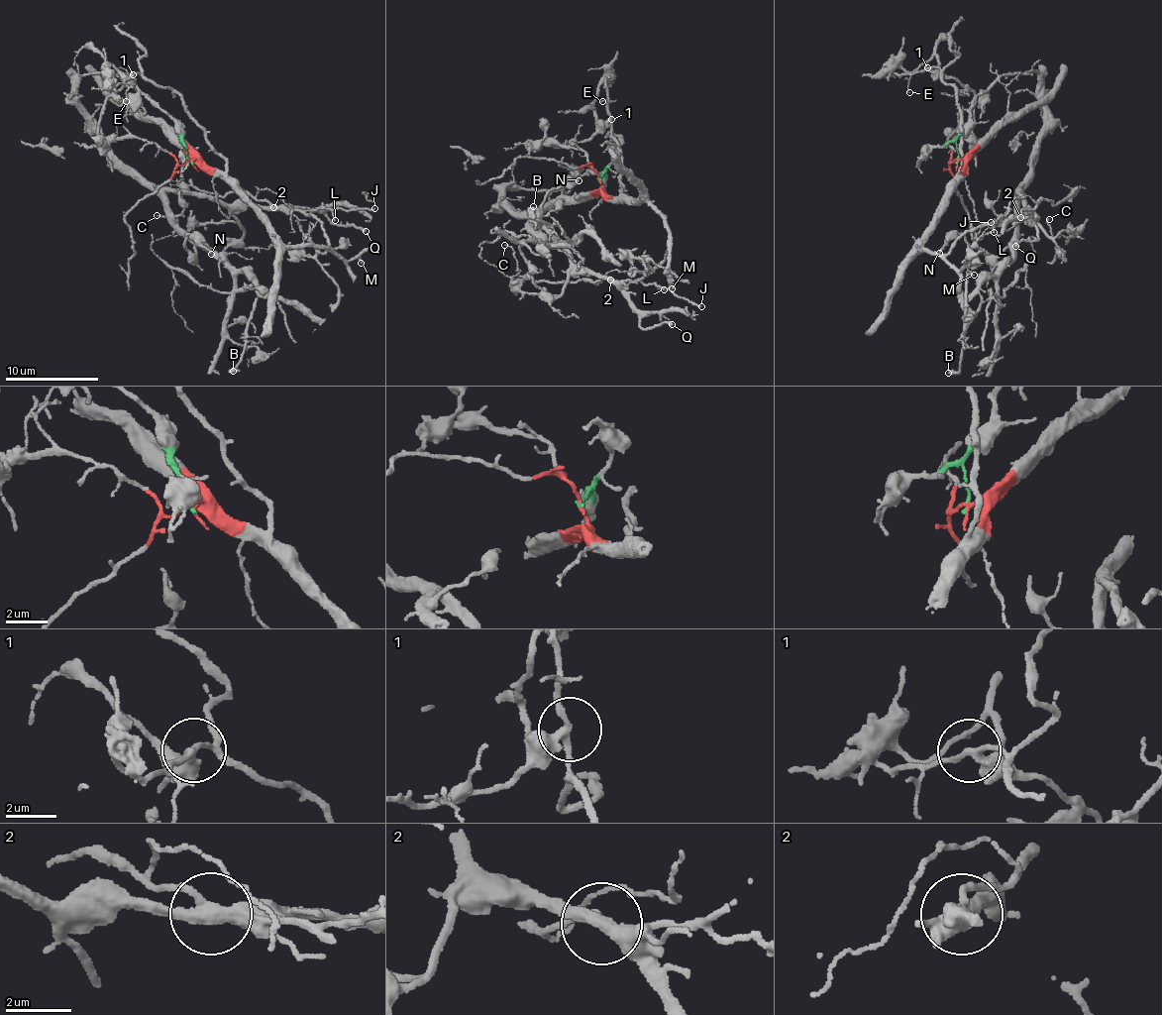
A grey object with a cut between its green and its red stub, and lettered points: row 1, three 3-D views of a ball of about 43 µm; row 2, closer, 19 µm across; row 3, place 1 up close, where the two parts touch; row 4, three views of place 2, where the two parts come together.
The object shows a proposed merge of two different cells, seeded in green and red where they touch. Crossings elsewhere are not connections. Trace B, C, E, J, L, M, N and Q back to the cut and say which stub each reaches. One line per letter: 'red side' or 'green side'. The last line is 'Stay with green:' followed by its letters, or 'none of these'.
B: green side
C: green side
E: red side
J: red side
L: red side
M: red side
N: green side
Q: green side
Stay with green: B, C, N, Q

